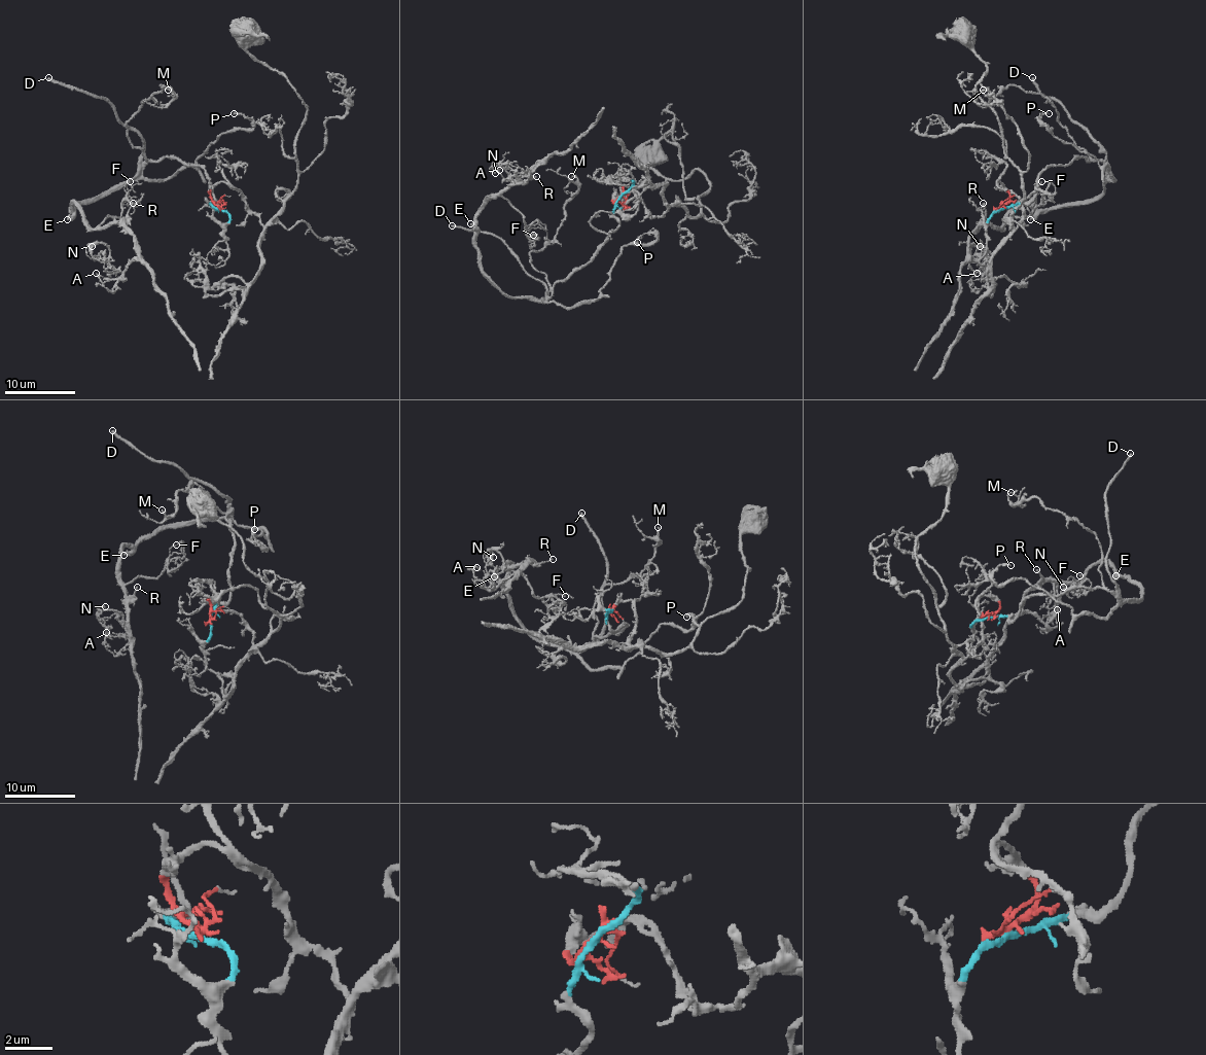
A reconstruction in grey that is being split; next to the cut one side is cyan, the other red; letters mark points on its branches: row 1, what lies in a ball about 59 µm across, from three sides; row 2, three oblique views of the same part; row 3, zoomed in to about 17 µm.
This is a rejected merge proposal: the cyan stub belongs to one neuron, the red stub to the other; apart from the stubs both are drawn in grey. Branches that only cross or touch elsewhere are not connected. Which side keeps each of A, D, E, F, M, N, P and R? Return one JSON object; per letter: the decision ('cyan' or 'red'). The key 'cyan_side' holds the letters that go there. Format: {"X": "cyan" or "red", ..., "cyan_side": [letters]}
{"A": "cyan", "D": "cyan", "E": "cyan", "F": "cyan", "M": "cyan", "N": "cyan", "P": "cyan", "R": "cyan", "cyan_side": ["A", "D", "E", "F", "M", "N", "P", "R"]}

